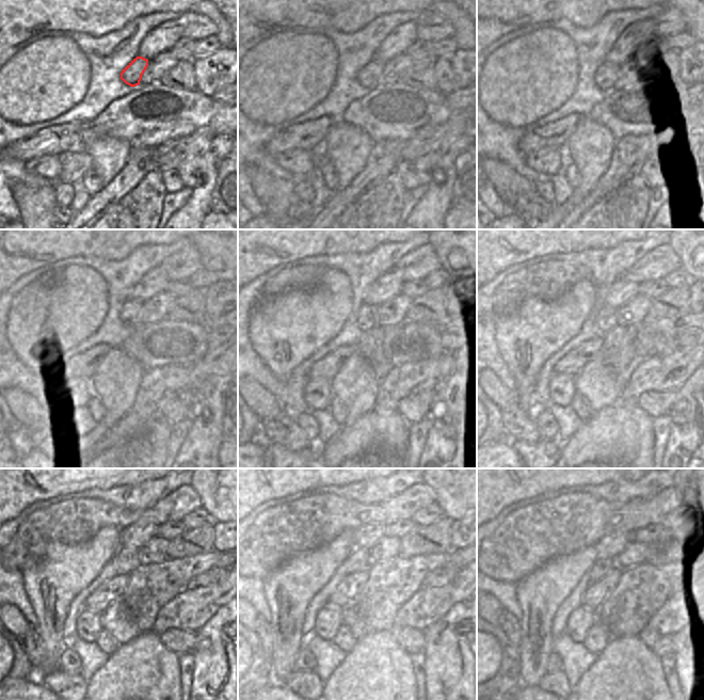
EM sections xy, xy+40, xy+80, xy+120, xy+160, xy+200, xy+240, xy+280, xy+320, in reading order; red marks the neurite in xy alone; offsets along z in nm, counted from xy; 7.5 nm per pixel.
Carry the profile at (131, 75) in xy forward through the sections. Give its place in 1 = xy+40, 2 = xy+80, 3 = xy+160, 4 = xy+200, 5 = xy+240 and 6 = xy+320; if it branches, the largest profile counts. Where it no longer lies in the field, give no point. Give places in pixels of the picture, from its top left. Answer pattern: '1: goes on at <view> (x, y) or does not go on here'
1: goes on at xy+40 (368, 77)
2: goes on at xy+80 (606, 77)
3: goes on at xy+160 (368, 316)
4: goes on at xy+200 (606, 316)
5: goes on at xy+240 (127, 558)
6: goes on at xy+320 (602, 566)

